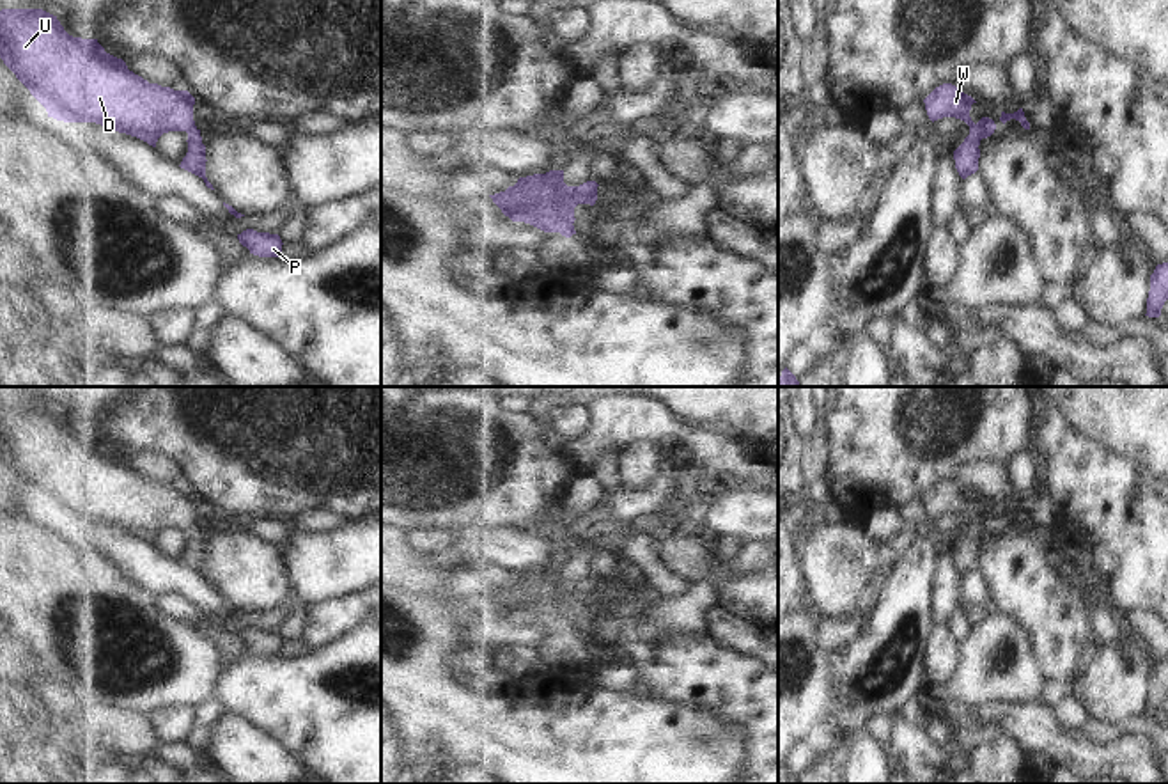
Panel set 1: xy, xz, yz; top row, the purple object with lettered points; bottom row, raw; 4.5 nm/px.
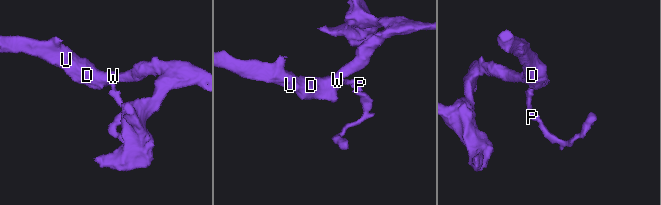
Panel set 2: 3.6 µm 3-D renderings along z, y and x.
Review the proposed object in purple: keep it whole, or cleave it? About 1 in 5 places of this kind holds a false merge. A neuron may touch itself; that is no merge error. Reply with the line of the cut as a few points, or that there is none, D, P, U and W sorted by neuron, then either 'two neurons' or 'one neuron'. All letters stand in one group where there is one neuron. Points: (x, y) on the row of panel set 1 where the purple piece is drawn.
no cut; D P U W; one neuron

